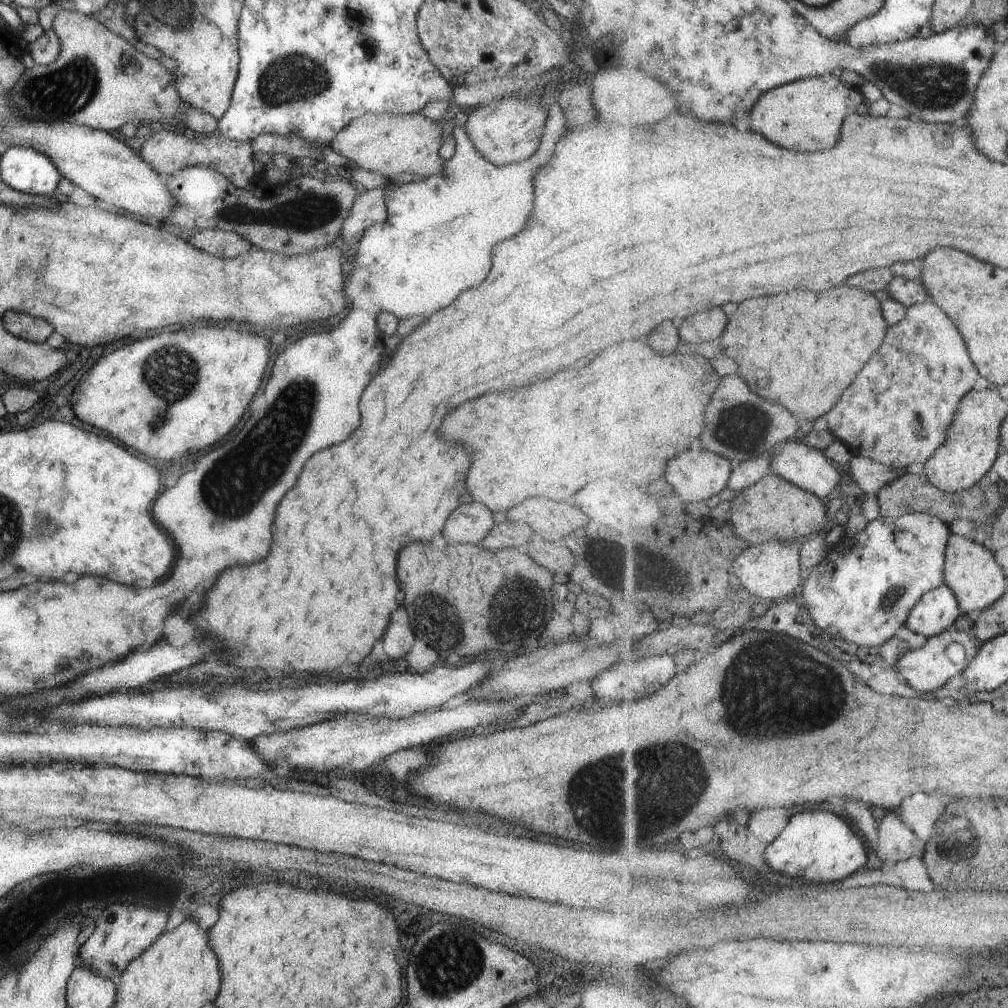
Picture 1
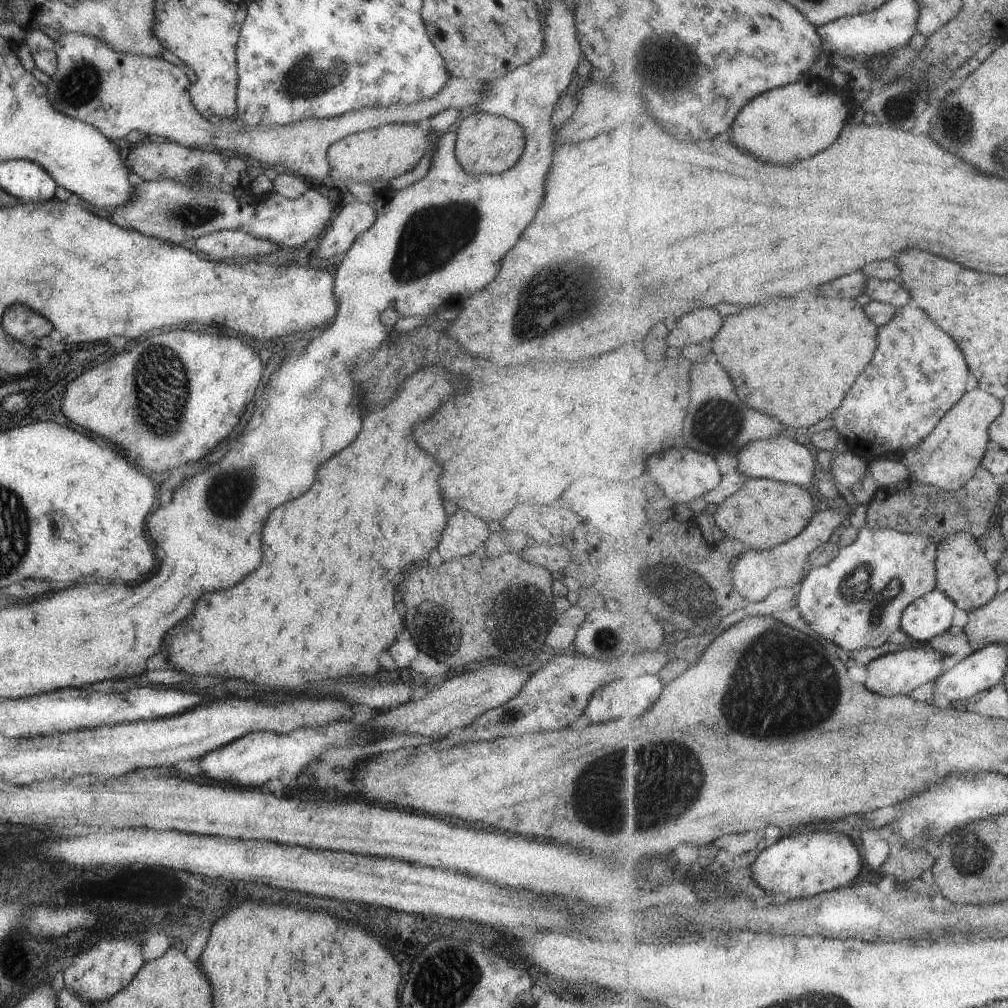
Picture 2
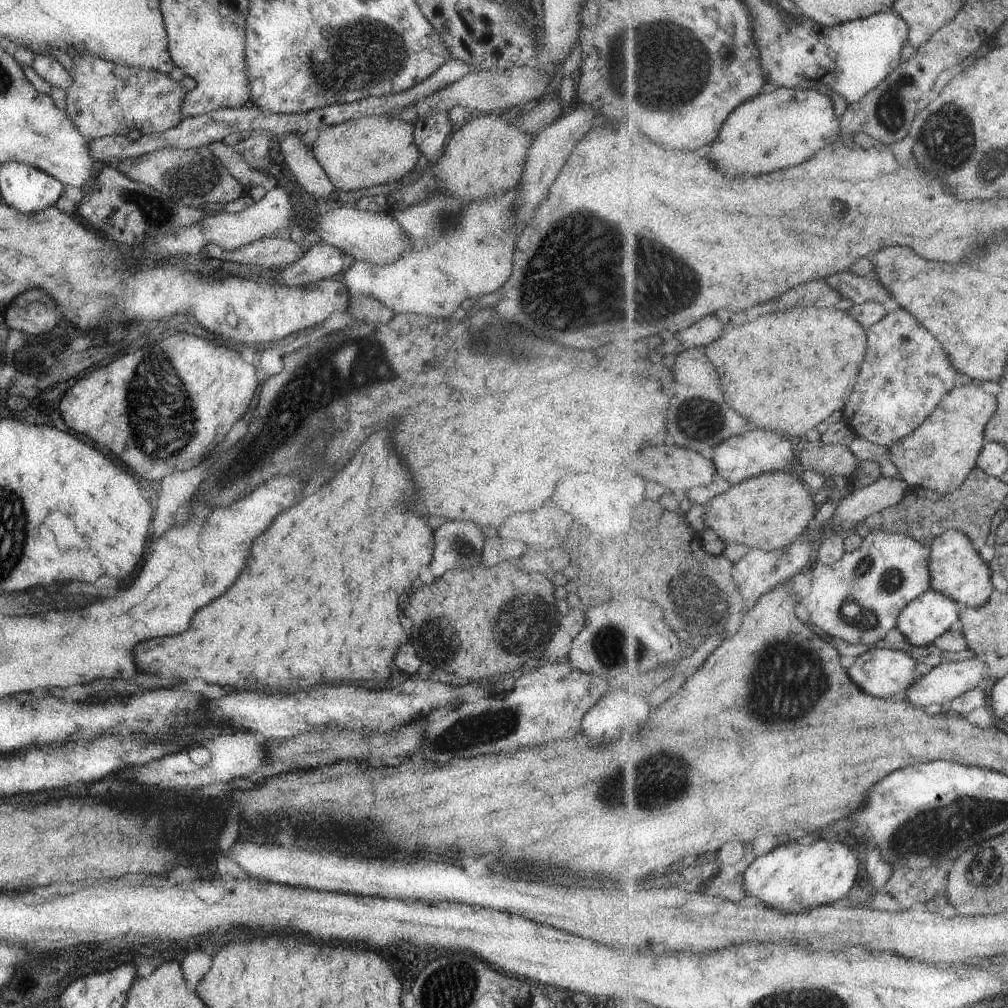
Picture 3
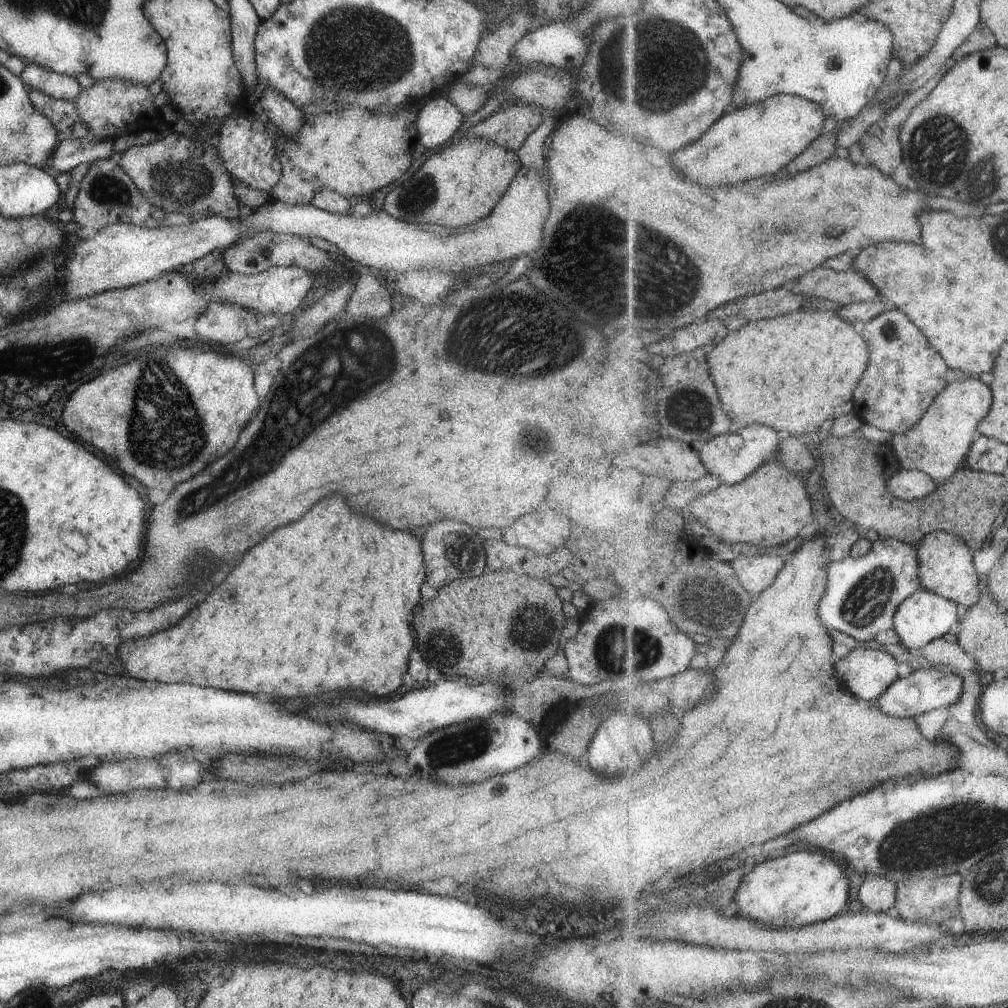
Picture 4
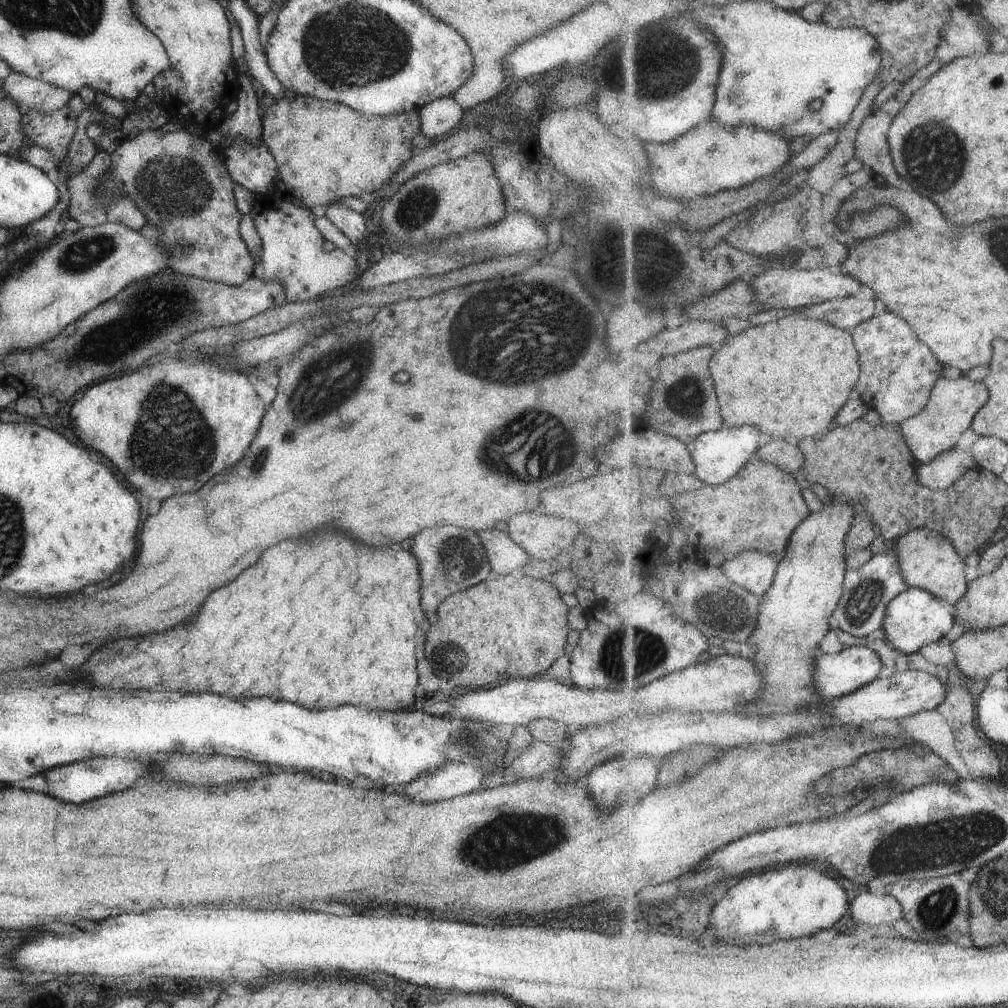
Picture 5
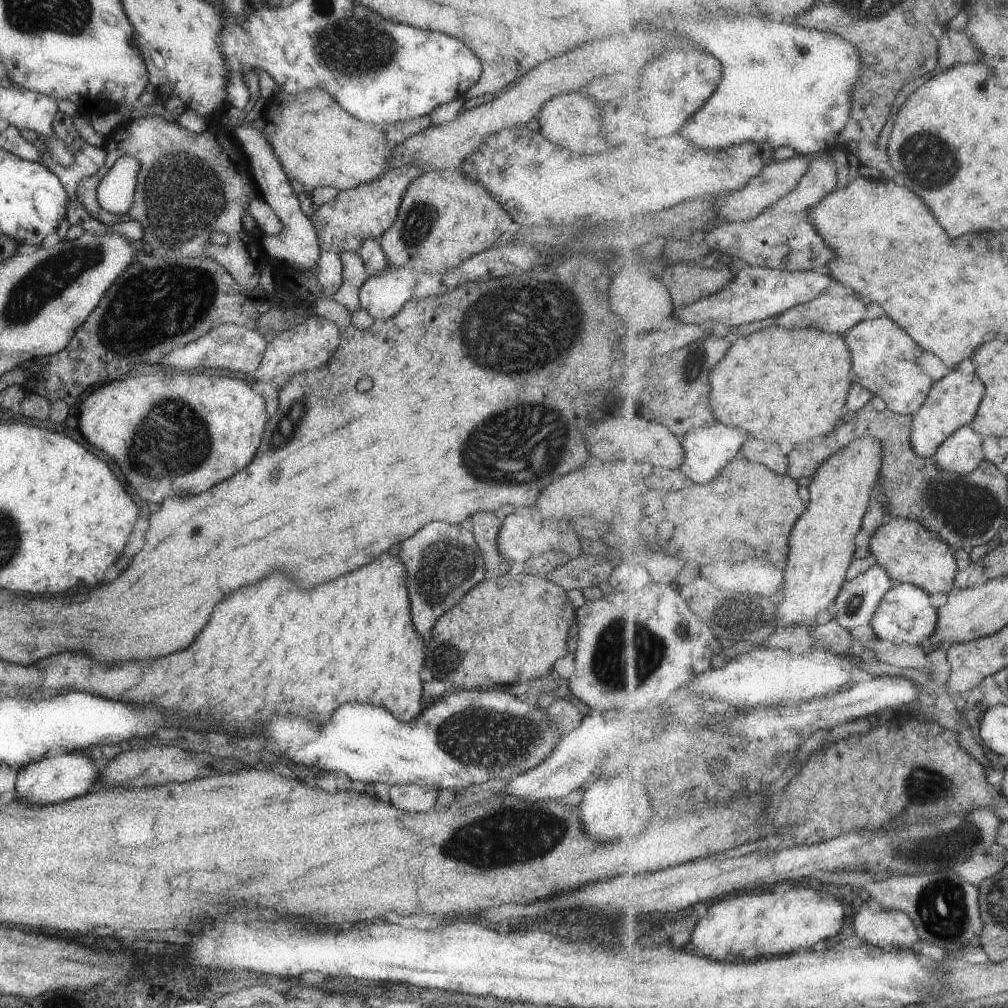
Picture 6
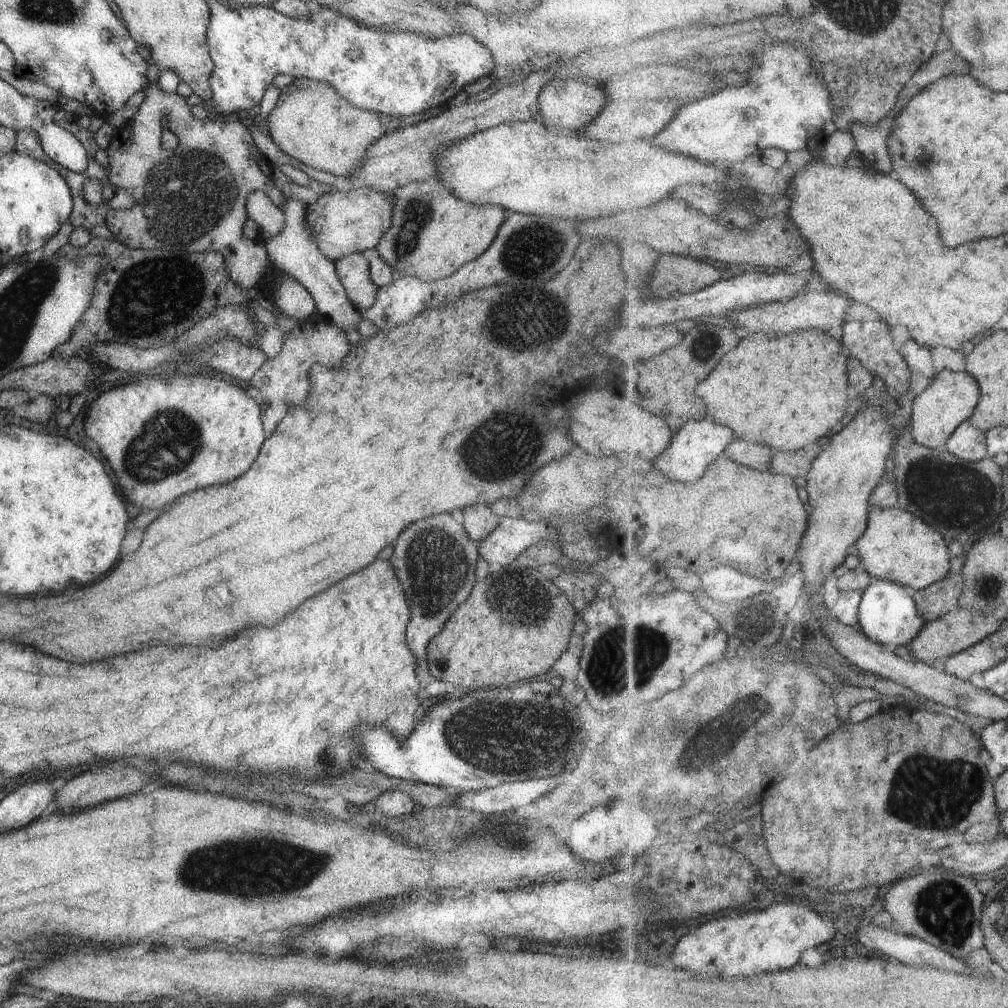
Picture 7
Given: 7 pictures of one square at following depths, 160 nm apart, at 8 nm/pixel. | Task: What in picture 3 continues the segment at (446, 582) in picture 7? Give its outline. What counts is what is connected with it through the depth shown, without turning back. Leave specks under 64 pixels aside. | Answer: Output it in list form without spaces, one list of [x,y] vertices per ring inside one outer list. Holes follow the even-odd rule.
[[[449,520],[433,532],[433,558],[429,572],[433,578],[451,568],[467,568],[479,562],[484,536],[471,522]]]

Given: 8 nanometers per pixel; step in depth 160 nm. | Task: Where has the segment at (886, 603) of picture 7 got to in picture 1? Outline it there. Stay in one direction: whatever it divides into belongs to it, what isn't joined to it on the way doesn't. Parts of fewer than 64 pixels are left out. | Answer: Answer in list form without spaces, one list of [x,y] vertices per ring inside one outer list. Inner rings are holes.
[[[943,583],[914,606],[905,626],[930,639],[953,627],[961,615],[962,609],[955,593]]]

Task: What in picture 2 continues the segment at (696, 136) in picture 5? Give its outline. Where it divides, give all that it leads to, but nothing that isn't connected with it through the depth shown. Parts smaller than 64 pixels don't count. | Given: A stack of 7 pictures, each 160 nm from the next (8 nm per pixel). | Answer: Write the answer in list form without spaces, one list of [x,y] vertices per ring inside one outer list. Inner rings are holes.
[[[804,76],[797,82],[779,87],[755,97],[743,112],[739,113],[731,140],[747,154],[761,158],[763,162],[791,164],[805,160],[827,150],[842,135],[849,108],[838,94],[839,90],[829,79]]]

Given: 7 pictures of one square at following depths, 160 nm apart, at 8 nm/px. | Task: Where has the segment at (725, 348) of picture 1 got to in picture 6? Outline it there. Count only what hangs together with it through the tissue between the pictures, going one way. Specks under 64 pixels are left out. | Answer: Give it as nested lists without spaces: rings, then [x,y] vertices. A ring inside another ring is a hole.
[[[772,324],[738,337],[725,358],[712,368],[710,409],[718,422],[743,428],[791,452],[789,446],[801,442],[785,442],[785,432],[787,436],[811,438],[828,435],[839,427],[851,382],[855,382],[853,370],[850,348],[840,334],[811,328],[786,329]]]

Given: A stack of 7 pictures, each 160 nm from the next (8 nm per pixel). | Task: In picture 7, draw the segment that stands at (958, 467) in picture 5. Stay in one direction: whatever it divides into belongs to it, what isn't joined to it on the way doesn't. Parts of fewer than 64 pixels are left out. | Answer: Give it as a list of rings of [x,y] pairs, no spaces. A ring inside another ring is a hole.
[[[970,420],[959,426],[946,444],[946,449],[951,454],[973,462],[987,458],[987,447],[986,433],[973,426]]]

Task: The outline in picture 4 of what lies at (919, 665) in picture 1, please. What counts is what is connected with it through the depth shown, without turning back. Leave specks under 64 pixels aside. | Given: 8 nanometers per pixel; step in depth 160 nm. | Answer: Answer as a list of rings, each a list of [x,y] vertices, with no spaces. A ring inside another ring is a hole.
[[[858,647],[835,663],[835,671],[851,693],[870,702],[898,679],[897,663],[883,648]]]

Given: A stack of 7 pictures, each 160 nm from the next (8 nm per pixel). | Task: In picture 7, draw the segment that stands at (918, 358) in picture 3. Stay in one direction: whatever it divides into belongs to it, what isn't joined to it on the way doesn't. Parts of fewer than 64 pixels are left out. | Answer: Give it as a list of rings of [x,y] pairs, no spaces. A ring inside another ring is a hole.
[[[855,322],[845,323],[843,326],[842,339],[843,345],[854,357],[857,357],[869,372],[875,377],[880,377],[886,388],[887,399],[896,402],[899,394],[905,394],[909,387],[911,374],[909,365],[906,360],[899,354],[898,350],[893,348],[893,340],[889,336],[889,326],[885,322]]]

